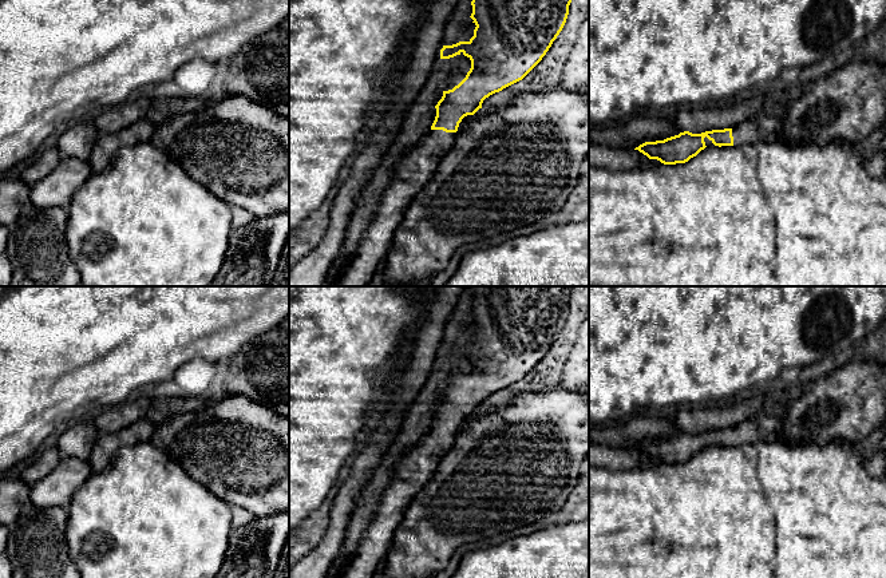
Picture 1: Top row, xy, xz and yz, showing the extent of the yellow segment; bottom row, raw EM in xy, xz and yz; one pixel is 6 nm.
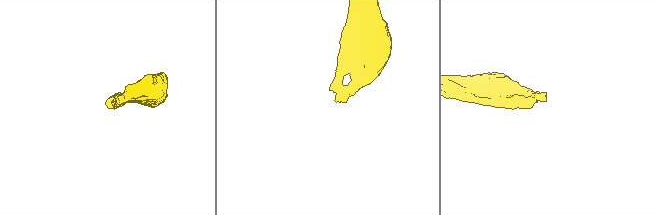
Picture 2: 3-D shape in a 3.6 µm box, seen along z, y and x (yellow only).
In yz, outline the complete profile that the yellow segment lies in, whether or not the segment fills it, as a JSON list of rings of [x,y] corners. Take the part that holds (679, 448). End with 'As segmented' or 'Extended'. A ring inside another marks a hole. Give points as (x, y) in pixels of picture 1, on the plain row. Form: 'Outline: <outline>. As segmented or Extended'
Outline: [[[751,412],[744,421],[732,428],[712,429],[701,434],[684,431],[664,440],[645,442],[634,450],[664,464],[685,463],[705,447],[779,440],[780,428],[779,416]]]. Extended

